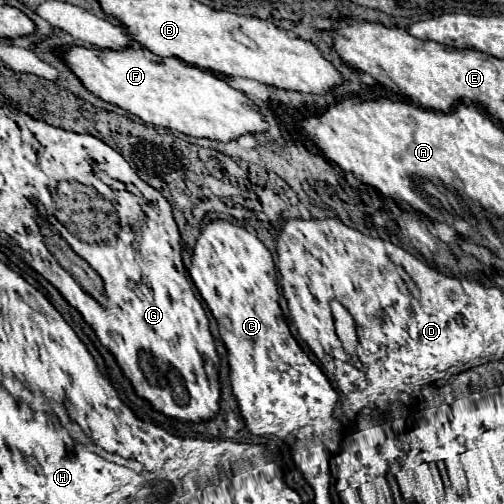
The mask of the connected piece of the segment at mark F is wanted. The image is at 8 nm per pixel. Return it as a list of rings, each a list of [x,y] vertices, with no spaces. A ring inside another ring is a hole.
[[[71,46],[63,58],[95,96],[121,106],[147,124],[221,142],[237,140],[241,134],[261,134],[269,130],[261,110],[241,90],[229,86],[213,72],[193,68],[183,60],[161,58],[139,46],[121,52]]]

